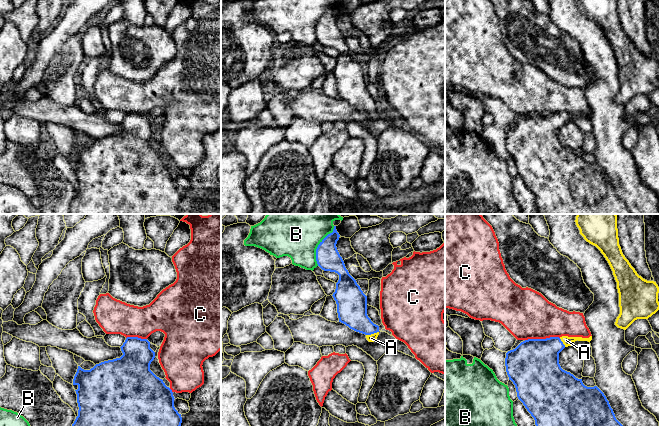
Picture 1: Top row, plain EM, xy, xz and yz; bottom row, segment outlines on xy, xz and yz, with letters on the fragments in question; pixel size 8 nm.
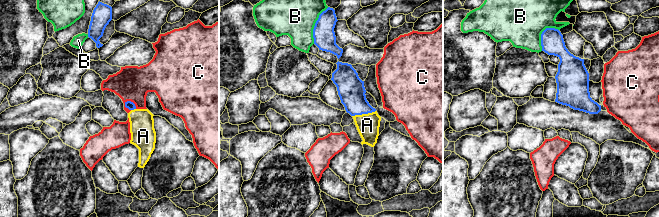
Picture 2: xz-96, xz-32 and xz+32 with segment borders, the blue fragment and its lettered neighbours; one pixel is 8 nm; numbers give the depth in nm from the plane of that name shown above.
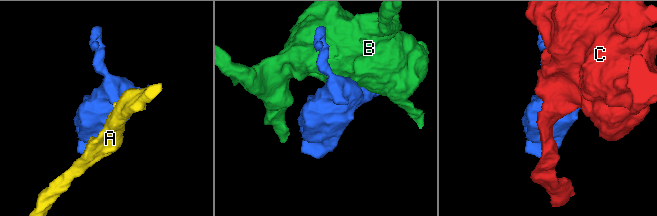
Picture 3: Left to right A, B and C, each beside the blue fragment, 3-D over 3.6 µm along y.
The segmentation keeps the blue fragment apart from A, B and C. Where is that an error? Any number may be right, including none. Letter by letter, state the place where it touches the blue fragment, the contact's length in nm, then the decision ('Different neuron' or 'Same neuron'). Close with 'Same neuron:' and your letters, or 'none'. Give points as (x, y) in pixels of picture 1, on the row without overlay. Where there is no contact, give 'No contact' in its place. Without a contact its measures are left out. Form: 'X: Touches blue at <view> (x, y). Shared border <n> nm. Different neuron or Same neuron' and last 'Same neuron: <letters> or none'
A: Touches blue at xz (372, 109). Shared border 110 nm. Same neuron
B: Touches blue at xz (318, 21). Shared border 340 nm. Different neuron
C: Touches blue at yz (542, 115). Shared border 280 nm. Different neuron
Same neuron: A

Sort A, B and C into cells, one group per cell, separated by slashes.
A / B / C

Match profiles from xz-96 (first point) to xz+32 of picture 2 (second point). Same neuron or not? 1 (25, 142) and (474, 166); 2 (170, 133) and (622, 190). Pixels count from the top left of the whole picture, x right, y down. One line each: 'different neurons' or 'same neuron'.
1: same neuron
2: same neuron

